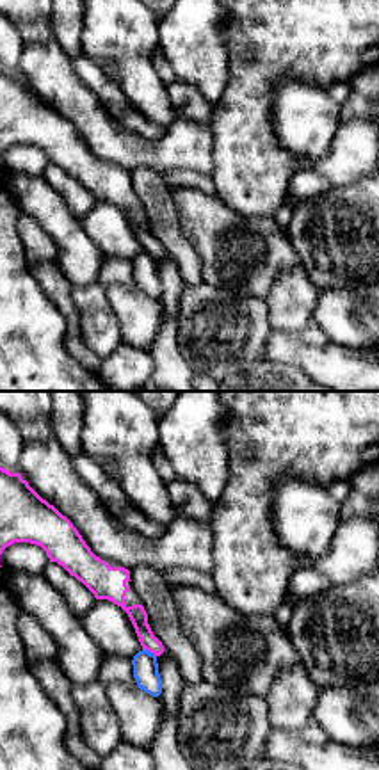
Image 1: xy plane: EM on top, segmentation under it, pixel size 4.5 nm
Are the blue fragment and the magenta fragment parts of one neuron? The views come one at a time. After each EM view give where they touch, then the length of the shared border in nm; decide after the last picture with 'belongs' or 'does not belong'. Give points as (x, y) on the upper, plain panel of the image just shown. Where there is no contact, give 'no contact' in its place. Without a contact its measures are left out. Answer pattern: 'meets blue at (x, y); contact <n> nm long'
meets blue at (148, 253); contact 80 nm long

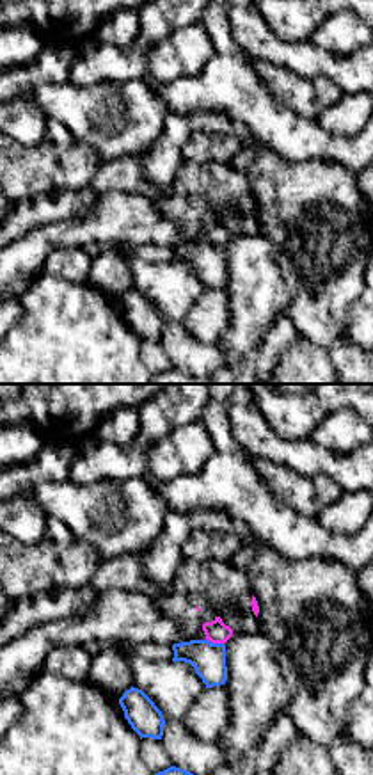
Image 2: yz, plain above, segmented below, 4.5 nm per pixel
meets blue at (215, 246); contact 80 nm long

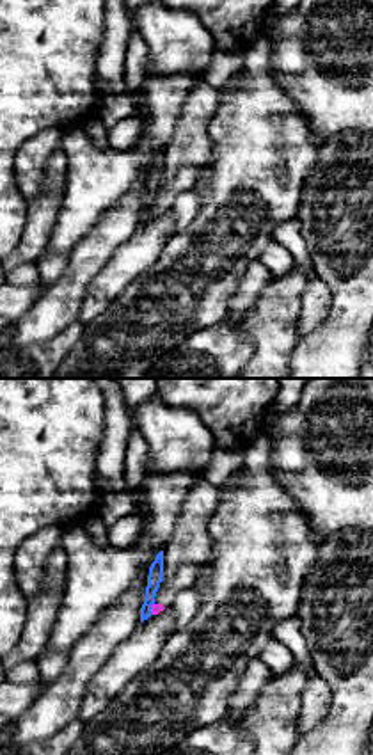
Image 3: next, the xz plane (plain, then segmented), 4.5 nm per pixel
meets blue at (150, 210); contact 60 nm long

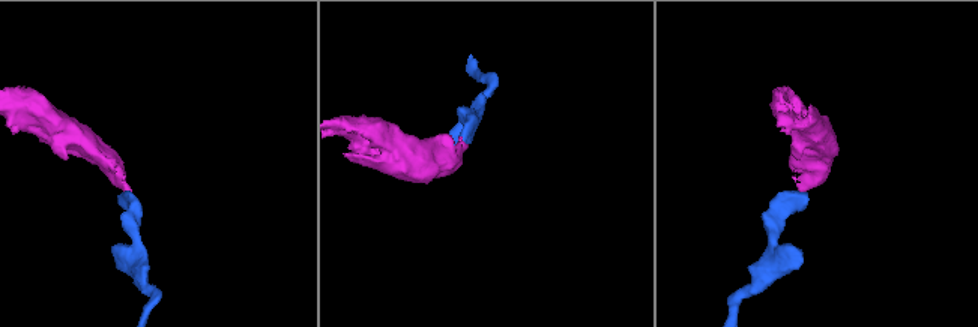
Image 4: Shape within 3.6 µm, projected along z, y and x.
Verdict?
does not belong

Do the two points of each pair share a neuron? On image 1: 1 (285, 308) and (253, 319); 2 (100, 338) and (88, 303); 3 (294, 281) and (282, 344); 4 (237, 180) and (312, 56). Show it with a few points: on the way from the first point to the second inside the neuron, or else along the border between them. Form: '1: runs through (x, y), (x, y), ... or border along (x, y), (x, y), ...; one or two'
1: border along (264, 299), (269, 310), (269, 324); two
2: runs through (100, 329), (95, 312); one
3: border along (312, 320), (298, 329), (271, 329); two
4: runs through (244, 143), (244, 114), (249, 93), (274, 68); one

